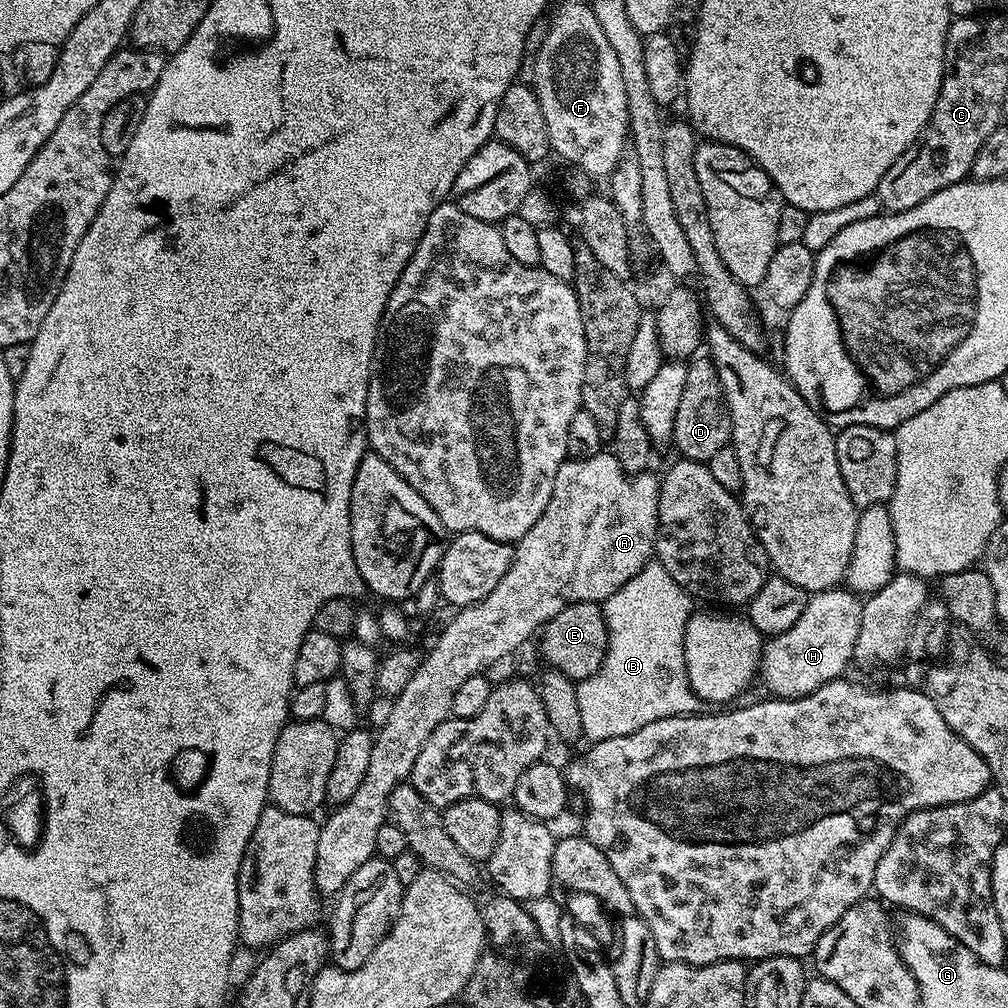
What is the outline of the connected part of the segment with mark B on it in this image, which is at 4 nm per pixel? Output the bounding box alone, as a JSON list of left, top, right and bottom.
[576,562,702,742]

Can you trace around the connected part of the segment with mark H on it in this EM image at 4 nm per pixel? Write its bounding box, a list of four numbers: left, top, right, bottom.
[759,587,862,700]

